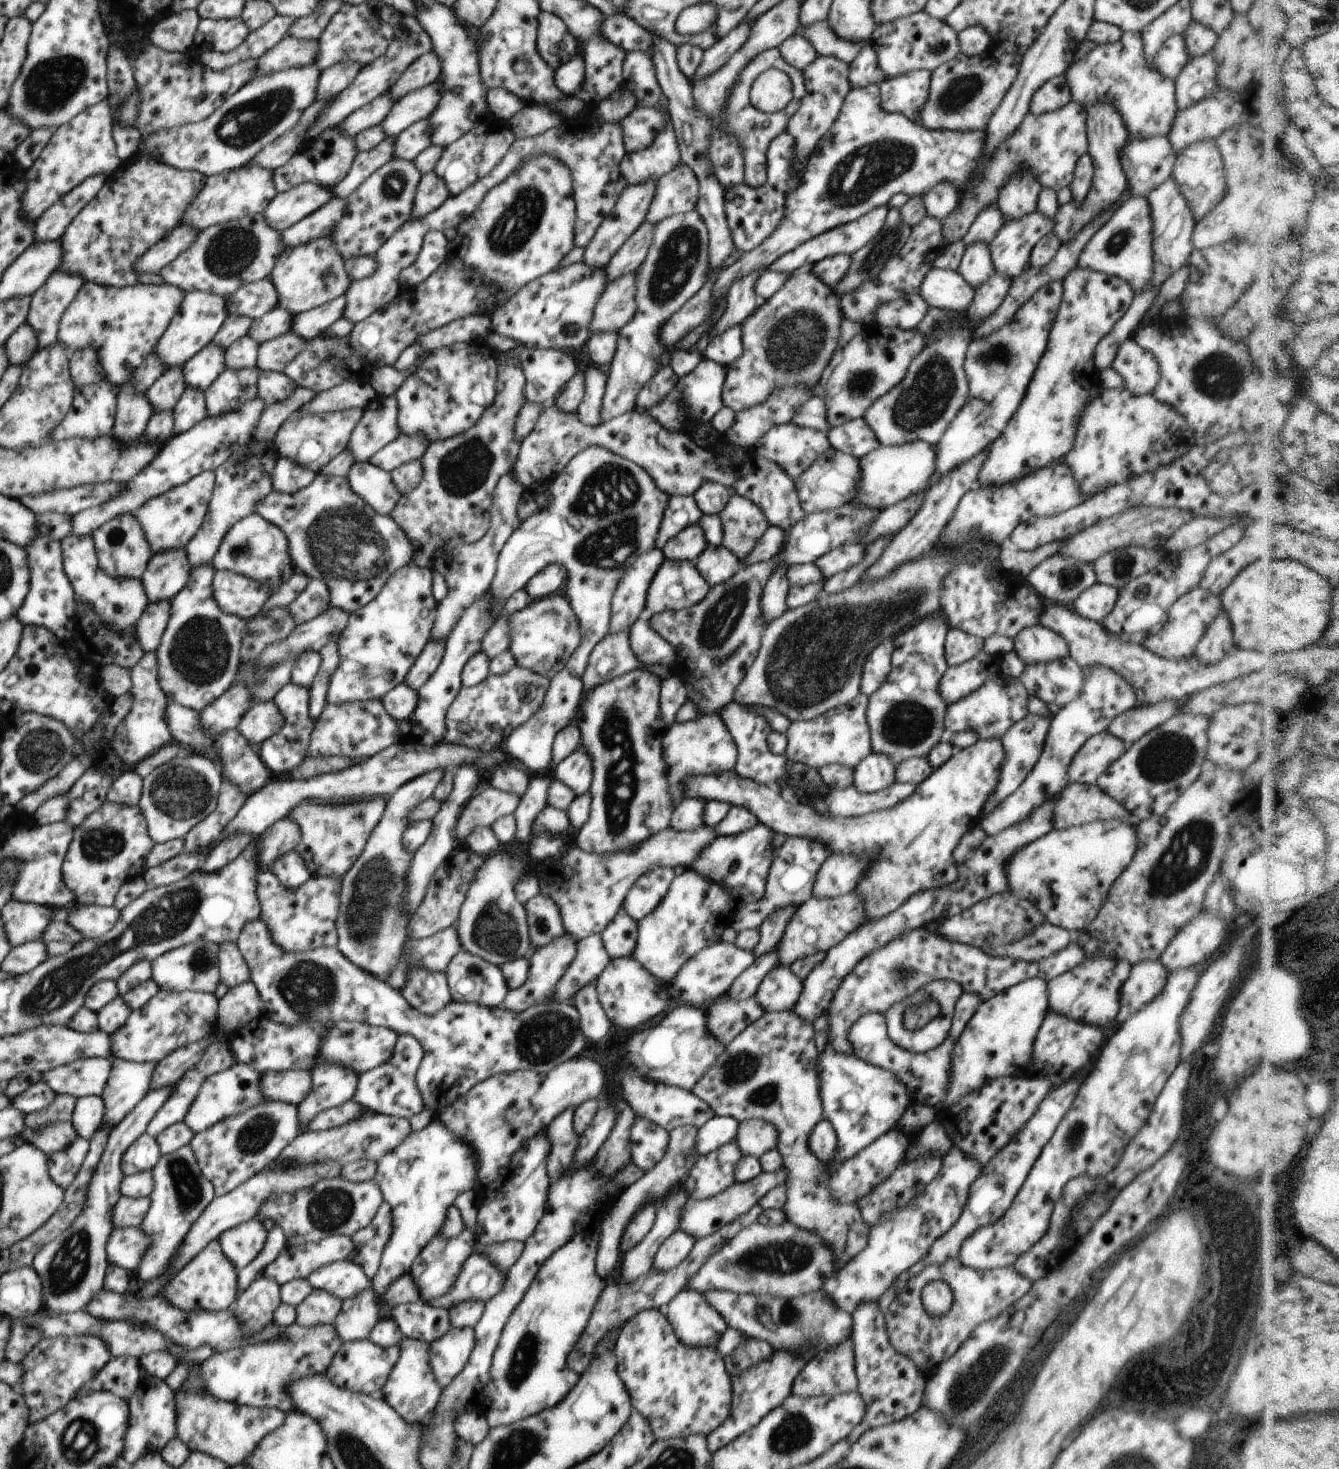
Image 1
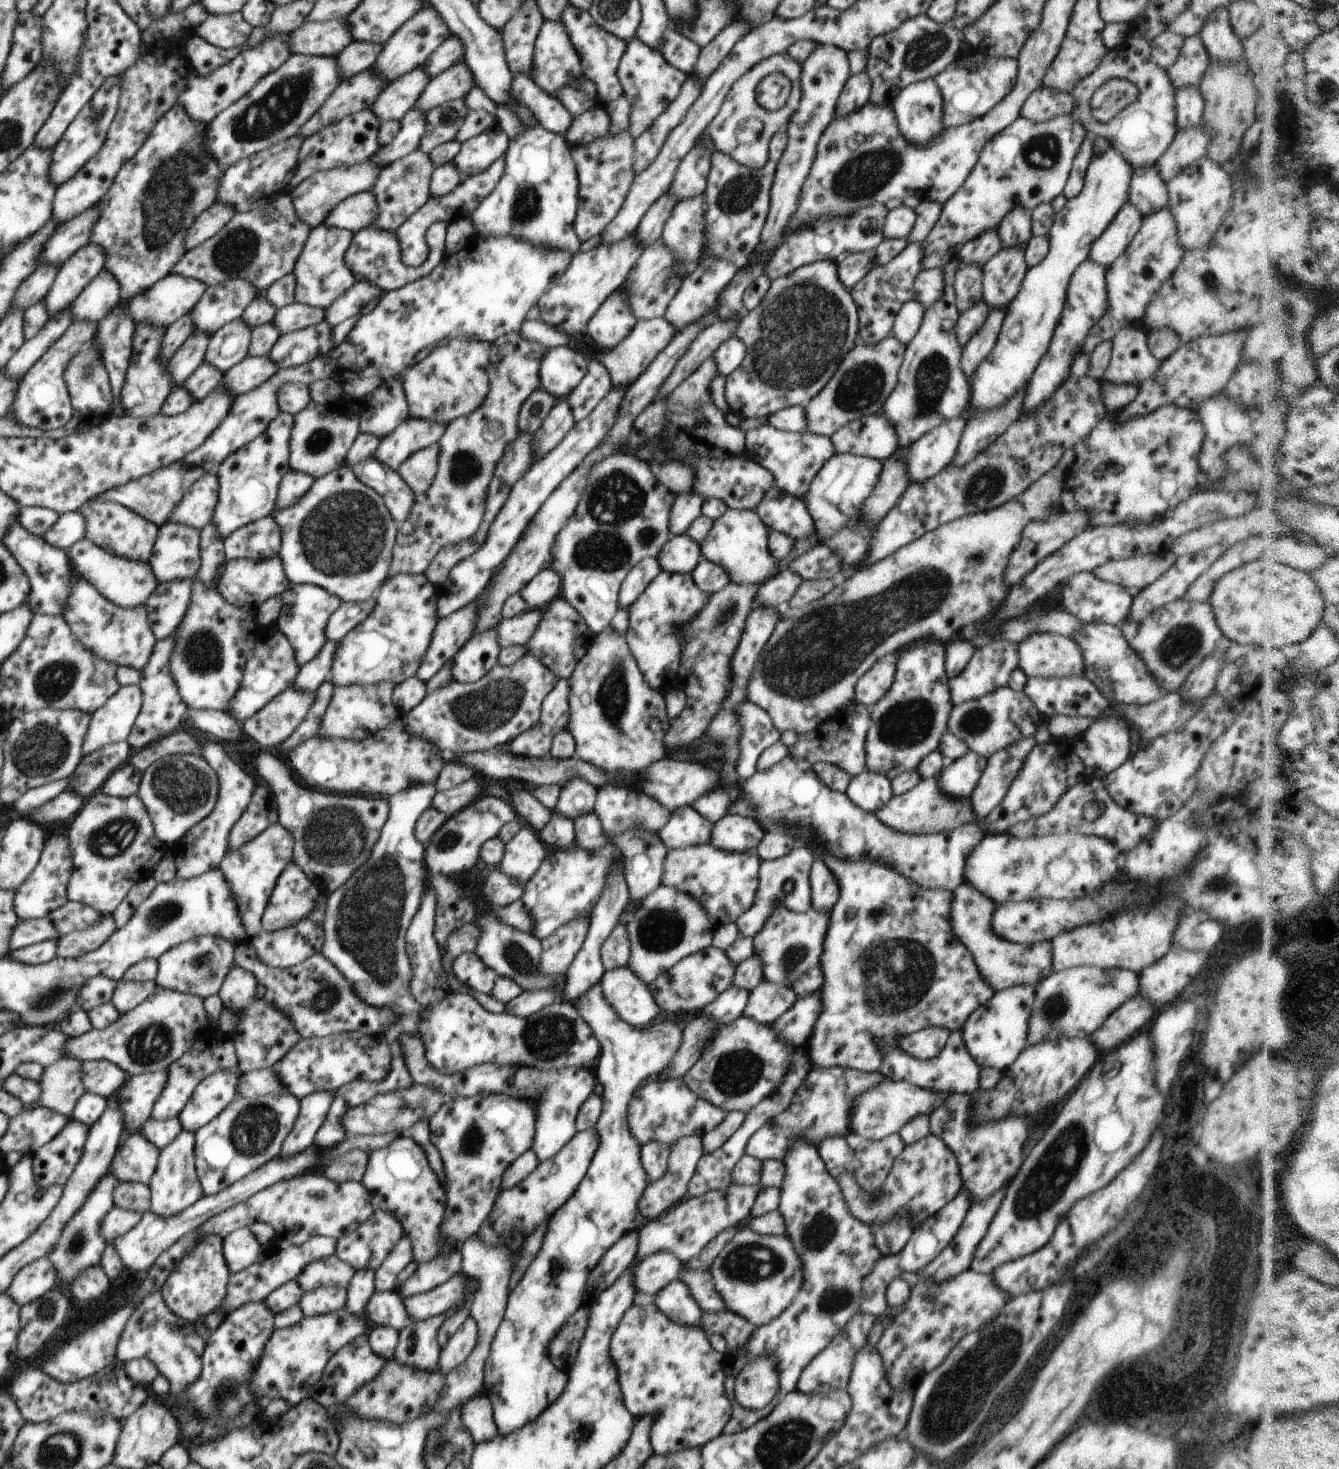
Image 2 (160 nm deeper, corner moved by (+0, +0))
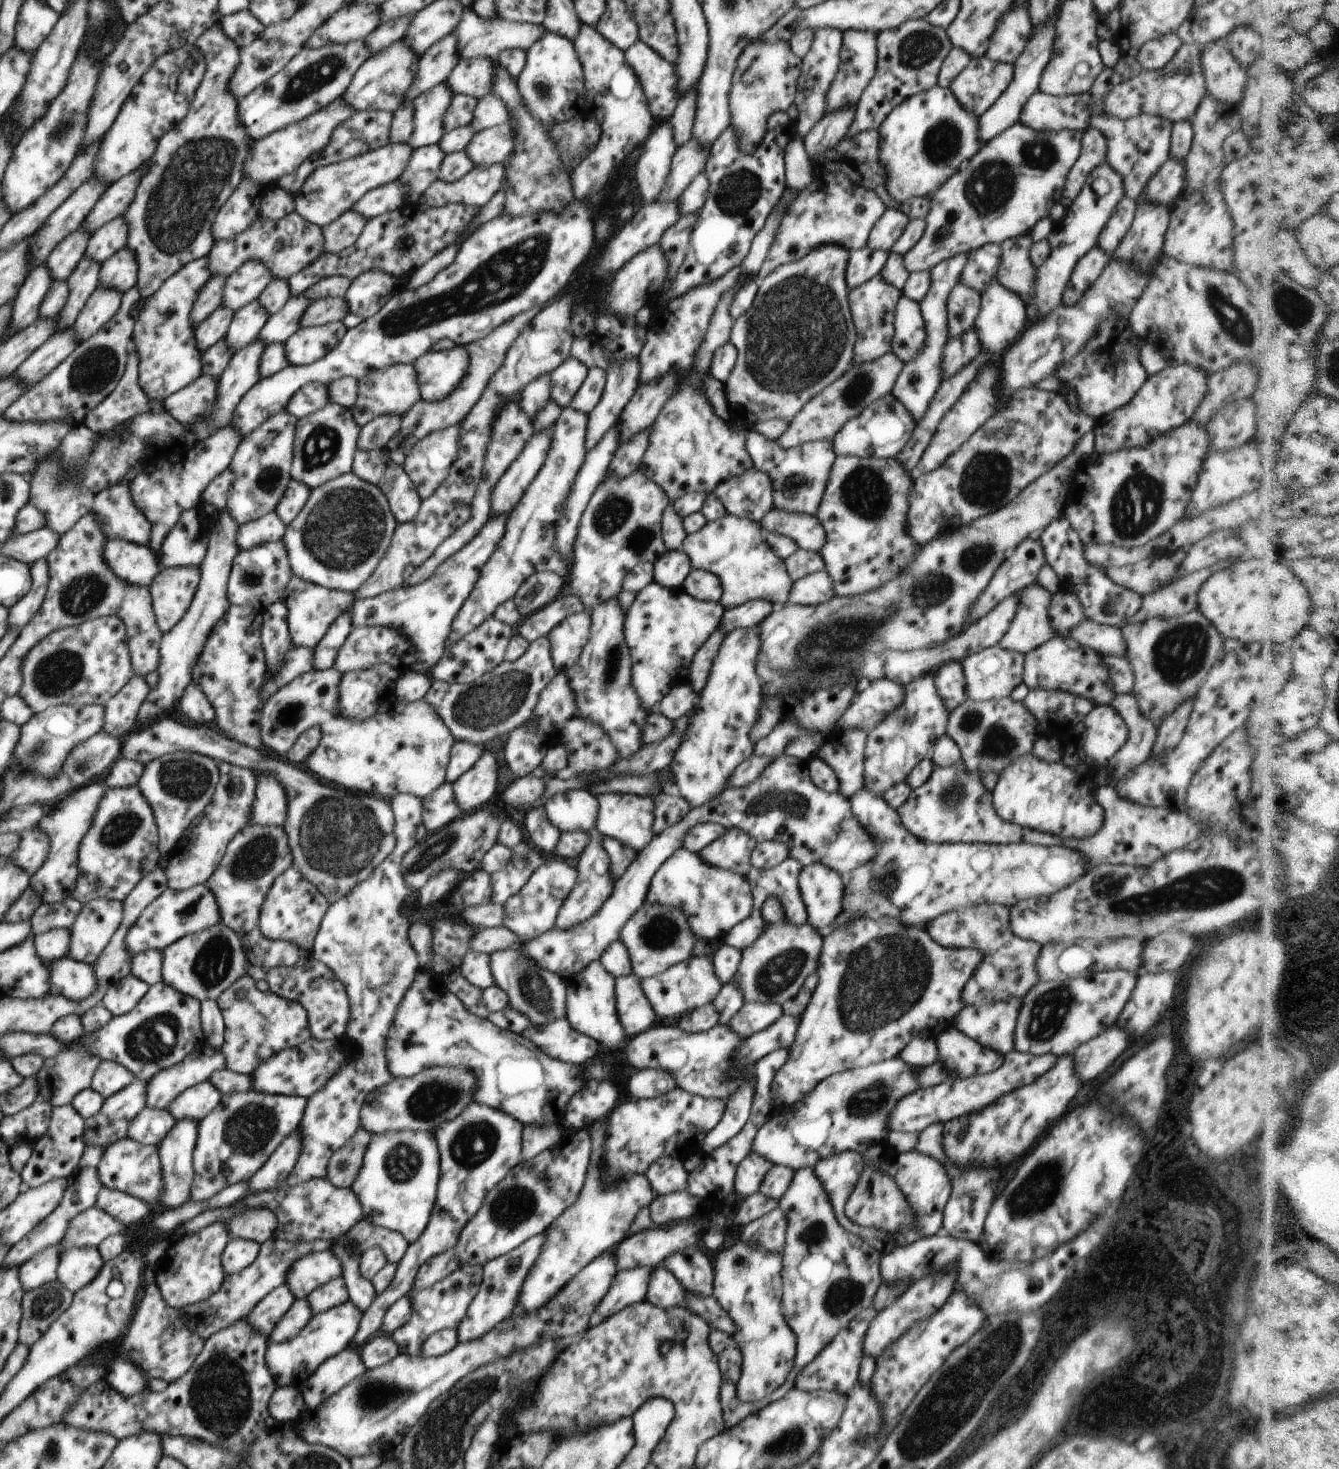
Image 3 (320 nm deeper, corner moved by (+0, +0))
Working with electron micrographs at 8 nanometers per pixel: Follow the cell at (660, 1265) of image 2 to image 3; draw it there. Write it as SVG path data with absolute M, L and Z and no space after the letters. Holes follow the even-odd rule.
M636 1266L636 1268L626 1268L620 1270L602 1298L602 1302L596 1306L596 1314L608 1319L617 1314L620 1310L647 1301L648 1284L650 1276L657 1266Z

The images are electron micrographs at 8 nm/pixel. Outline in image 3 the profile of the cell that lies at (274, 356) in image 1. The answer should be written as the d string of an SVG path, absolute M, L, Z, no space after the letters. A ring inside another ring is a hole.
M342 321L323 326L300 327L285 342L284 352L289 365L302 366L321 360L338 346L348 332Z

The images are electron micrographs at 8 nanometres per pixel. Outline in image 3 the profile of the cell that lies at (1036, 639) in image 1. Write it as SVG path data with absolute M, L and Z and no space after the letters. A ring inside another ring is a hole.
M1056 635L1025 655L1023 684L1026 684L1029 690L1044 688L1045 690L1072 692L1076 696L1092 700L1095 706L1110 705L1115 694L1108 680L1110 678L1108 666L1104 664L1102 658L1103 656L1098 652L1082 646L1070 637Z

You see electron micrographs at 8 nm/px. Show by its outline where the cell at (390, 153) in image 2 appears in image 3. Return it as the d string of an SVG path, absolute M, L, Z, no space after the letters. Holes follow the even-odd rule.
M441 83L434 86L428 92L420 94L412 108L412 136L406 142L412 150L428 145L436 145L444 136L444 126L442 118L448 110L448 104L452 100L452 90Z

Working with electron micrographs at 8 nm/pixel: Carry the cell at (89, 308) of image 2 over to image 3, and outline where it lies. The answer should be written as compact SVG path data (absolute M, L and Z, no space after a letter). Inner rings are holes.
M124 247L101 264L97 284L124 294L135 287L137 273L136 256L130 248Z

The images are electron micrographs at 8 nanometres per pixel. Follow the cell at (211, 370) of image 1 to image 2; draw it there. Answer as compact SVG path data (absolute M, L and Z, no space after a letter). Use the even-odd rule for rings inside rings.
M242 318L226 324L211 336L204 362L227 372L248 356L252 330Z

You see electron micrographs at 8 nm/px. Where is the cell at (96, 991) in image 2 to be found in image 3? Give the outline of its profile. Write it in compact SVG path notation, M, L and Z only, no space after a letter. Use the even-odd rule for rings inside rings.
M70 956L60 960L43 960L50 972L50 993L69 1000L84 1000L94 994L99 979L92 965L76 962Z

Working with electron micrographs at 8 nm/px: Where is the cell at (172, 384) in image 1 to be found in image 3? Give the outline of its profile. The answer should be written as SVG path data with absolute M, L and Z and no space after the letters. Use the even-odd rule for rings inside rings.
M219 305L204 322L200 322L200 326L196 327L194 332L194 338L201 353L212 348L225 337L234 314L235 312L230 308Z

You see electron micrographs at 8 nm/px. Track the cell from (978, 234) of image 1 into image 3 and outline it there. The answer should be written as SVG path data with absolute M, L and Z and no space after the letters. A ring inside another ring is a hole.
M995 243L986 244L968 253L960 282L982 293L990 282L997 280L996 272L1000 266L1000 254L1001 246Z

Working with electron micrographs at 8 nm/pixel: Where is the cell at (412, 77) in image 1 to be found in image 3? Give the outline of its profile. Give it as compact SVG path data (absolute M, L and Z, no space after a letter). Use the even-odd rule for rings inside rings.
M464 8L460 23L454 30L456 32L456 42L458 42L458 58L466 60L472 58L486 57L493 61L499 61L499 55L507 50L524 50L542 38L545 29L541 25L533 23L520 23L514 21L506 21L503 19L494 18L494 20L486 20L480 18L472 8Z

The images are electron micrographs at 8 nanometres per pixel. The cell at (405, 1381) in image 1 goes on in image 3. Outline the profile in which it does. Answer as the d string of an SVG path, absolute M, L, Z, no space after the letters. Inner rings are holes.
M461 1265L440 1282L430 1288L416 1290L413 1288L407 1296L412 1302L412 1316L404 1326L398 1328L391 1338L396 1342L400 1353L406 1355L421 1355L422 1344L433 1333L446 1329L457 1329L466 1317L470 1304L480 1291L483 1282L483 1266Z

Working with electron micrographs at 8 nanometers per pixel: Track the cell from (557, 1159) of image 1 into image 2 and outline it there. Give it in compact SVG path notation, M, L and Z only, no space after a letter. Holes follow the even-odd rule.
M420 1032L400 1034L398 1042L402 1046L406 1068L408 1068L410 1076L414 1078L414 1083L438 1090L445 1099L470 1098L476 1094L506 1094L512 1098L532 1100L532 1104L536 1106L536 1136L534 1136L532 1150L538 1158L538 1162L554 1158L554 1154L558 1154L574 1138L576 1114L578 1114L582 1102L590 1096L590 1092L596 1086L592 1072L588 1072L584 1068L580 1068L580 1070L578 1068L536 1070L536 1068L526 1068L526 1066L486 1063L472 1066L466 1072L458 1072L458 1074L448 1076L448 1074L442 1074L428 1064Z

